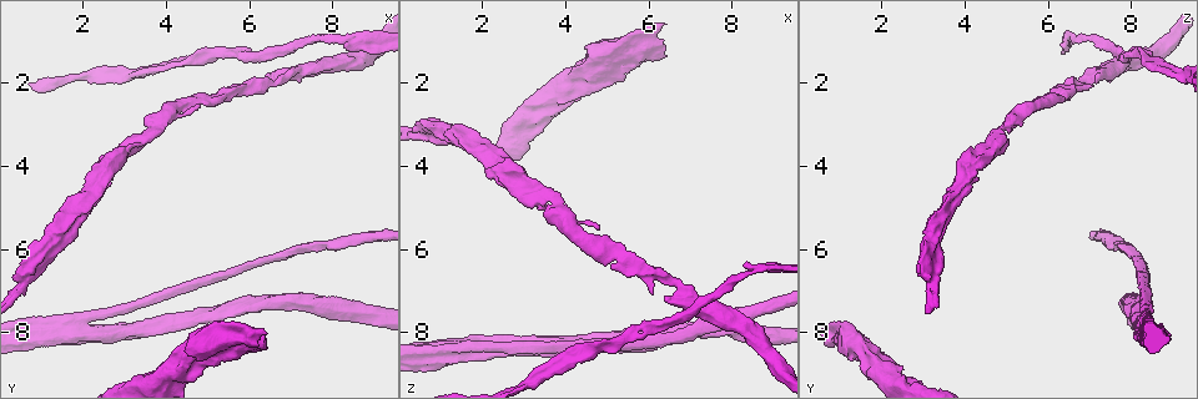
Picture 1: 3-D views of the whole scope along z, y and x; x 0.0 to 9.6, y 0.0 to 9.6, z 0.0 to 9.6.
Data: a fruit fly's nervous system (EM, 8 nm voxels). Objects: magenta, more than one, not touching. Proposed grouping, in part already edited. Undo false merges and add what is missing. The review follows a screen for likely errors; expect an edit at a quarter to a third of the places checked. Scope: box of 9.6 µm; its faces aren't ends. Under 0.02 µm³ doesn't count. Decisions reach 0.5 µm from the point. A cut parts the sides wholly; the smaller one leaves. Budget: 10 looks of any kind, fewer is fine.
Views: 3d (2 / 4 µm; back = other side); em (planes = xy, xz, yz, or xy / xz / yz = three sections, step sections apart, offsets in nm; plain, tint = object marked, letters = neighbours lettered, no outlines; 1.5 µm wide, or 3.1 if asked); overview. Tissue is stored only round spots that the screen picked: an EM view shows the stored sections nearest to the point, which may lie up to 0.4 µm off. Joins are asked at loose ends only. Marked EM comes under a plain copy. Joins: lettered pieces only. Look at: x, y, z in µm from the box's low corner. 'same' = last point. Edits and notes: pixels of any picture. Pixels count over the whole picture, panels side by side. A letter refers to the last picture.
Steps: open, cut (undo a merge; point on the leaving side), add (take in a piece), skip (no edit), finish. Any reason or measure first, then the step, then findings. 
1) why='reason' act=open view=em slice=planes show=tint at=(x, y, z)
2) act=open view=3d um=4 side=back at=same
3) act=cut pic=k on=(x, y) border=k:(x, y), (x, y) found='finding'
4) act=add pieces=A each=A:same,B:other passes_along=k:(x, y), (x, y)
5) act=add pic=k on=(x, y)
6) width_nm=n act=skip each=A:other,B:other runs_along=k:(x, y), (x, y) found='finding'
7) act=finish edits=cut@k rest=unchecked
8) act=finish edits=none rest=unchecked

why='branch stops here' act=open view=em slice=planes show=letters at=(4.85, 2.60, 5.50)

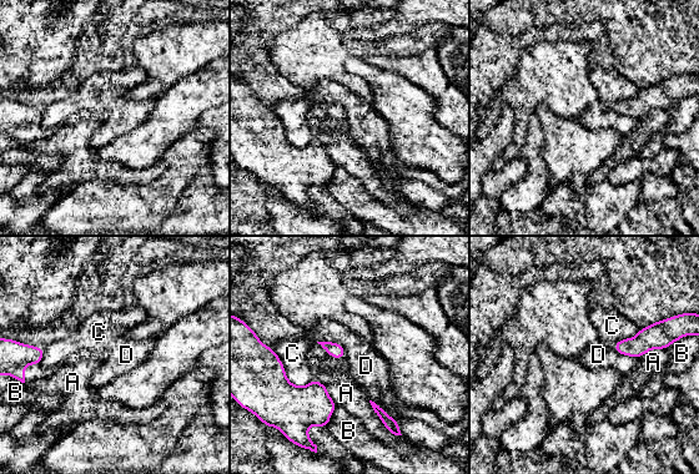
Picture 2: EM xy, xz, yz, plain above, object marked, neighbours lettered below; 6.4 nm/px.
width_nm=100 act=skip each=A:other,B:other,C:other,D:other border=2:(317, 341), (338, 342), (345, 357) found='no lettered piece goes on from it'

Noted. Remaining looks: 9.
why='narrows sharply' act=open view=3d um=2 side=back at=(8.60, 0.95, 6.55)

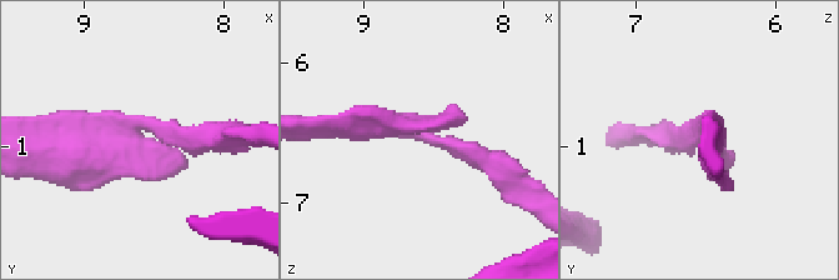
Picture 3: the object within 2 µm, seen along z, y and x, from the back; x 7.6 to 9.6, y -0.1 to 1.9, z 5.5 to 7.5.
why='now the EM' act=open view=em slice=xz step=4 show=tint at=(8.56, 0.88, 6.50)

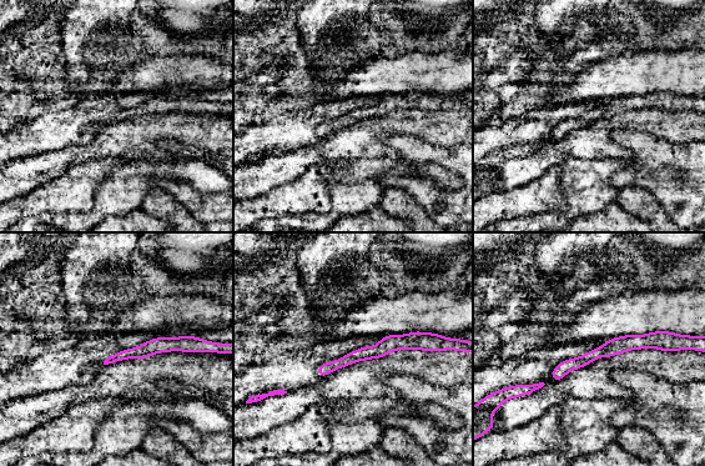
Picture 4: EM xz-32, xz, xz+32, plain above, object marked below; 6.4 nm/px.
why='another direction' act=open view=em slice=planes show=letters at=same

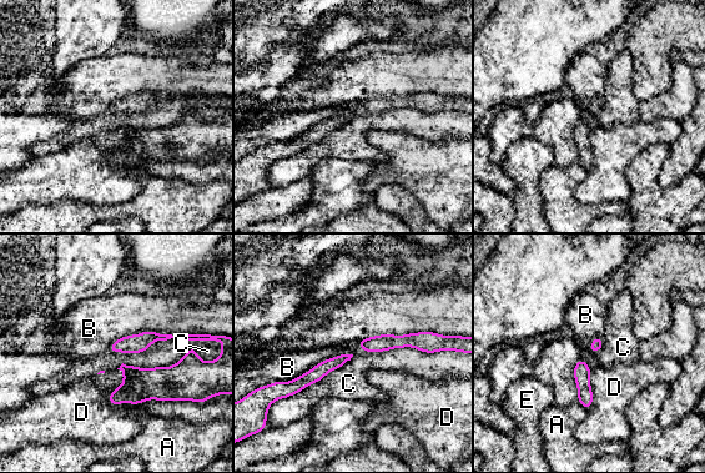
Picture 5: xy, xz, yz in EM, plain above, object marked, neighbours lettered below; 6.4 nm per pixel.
act=skip each=A:other,B:other,C:other,D:other,E:other border=5:(174, 336), (141, 331), (107, 351) found='all the same neuron'

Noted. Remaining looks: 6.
why='two arms at a narrow angle' act=open view=em slice=yz step=4 show=tint at=(1.75, 8.00, 8.40)

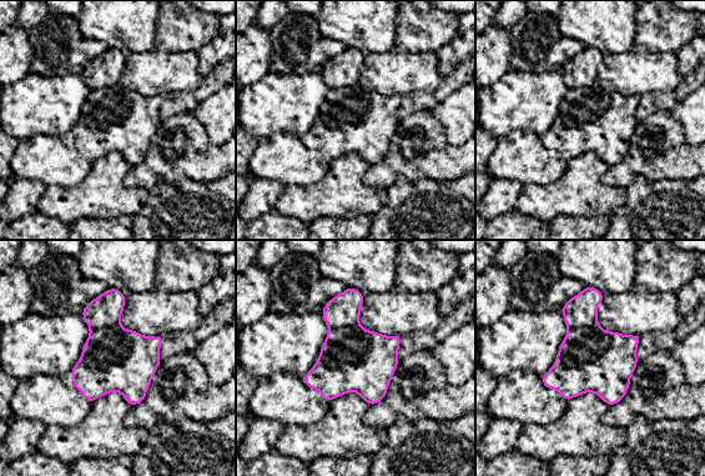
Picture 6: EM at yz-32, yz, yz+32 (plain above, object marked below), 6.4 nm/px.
act=open view=em slice=planes show=letters at=same

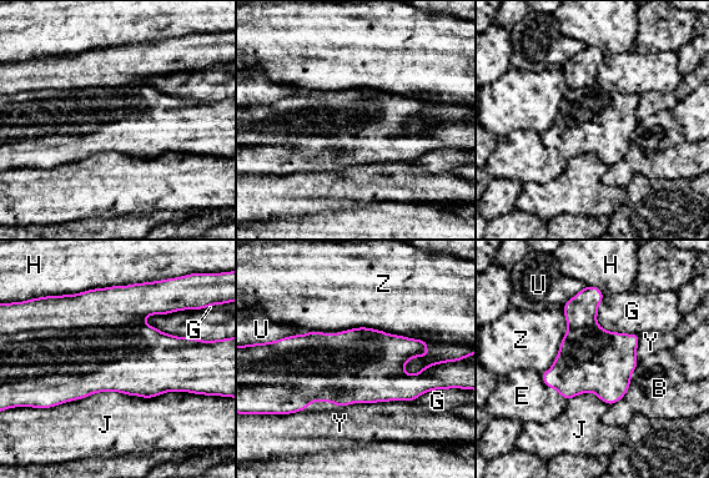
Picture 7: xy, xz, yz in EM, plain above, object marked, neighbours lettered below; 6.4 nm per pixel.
act=cut pic=7 on=(117, 305) each=B:other,E:other,G:other,H:other,J:other,U:other,Y:other,Z:other part_leaving=7:(170, 308), (90, 307), (51, 323) found='a second neuron is stuck on'

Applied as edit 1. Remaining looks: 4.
why='an open end' act=open view=em slice=planes show=letters at=(6.40, 8.00, 0.65)

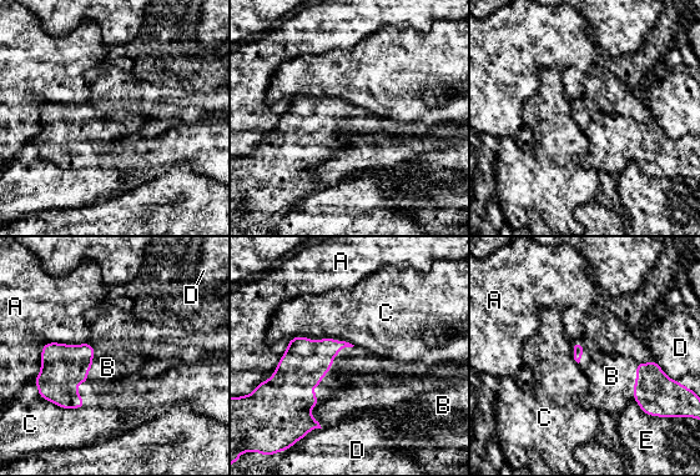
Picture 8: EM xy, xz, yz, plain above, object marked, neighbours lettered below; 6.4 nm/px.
longest_contact=B:440nm act=add pieces=B each=A:other,B:same,C:other,D:other,E:other found='it goes on there'

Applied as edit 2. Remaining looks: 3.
act=finish edits=cut@7,add@8 rest=unchecked

